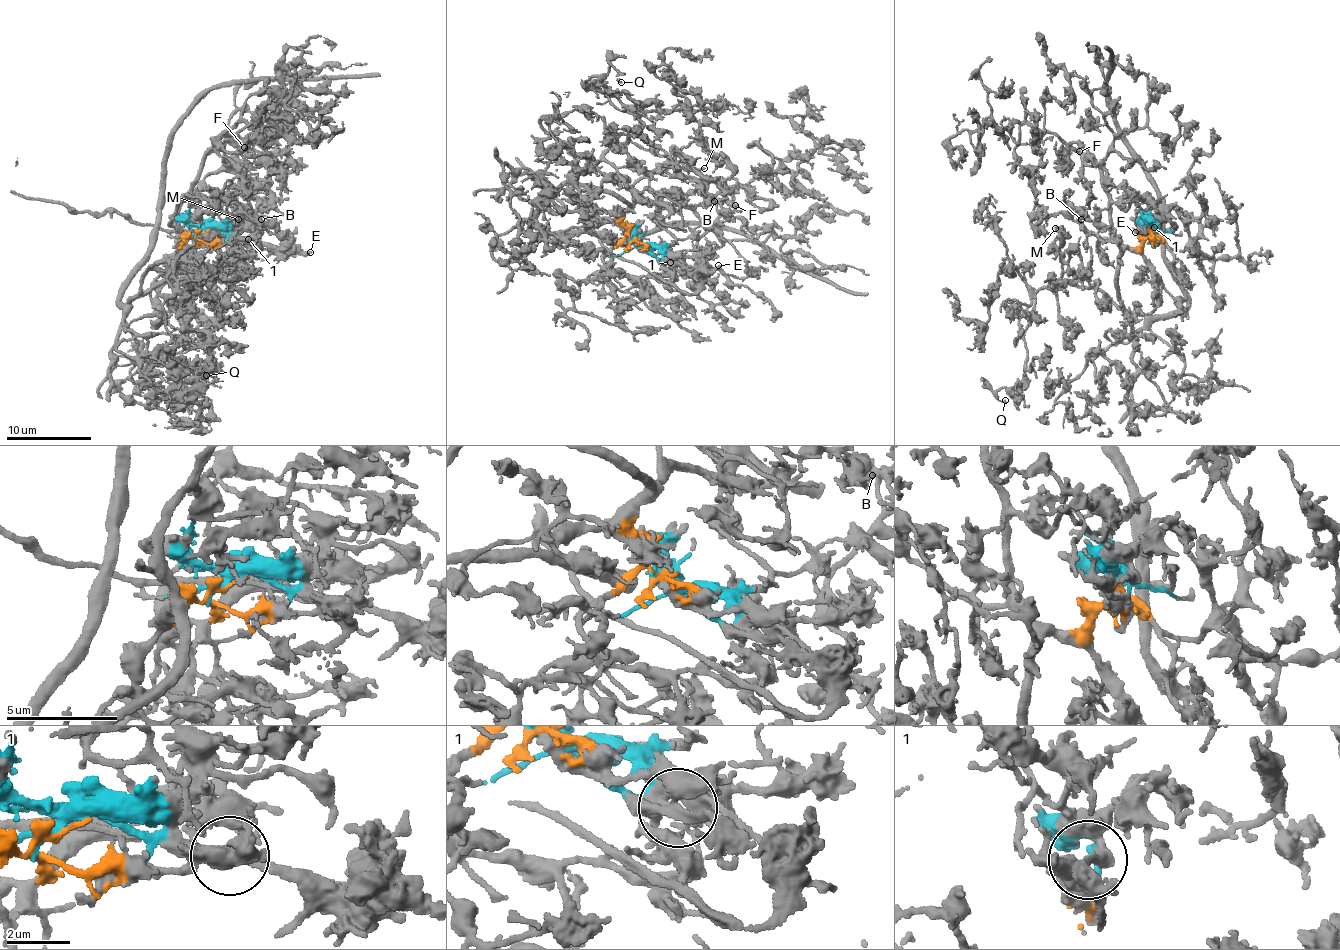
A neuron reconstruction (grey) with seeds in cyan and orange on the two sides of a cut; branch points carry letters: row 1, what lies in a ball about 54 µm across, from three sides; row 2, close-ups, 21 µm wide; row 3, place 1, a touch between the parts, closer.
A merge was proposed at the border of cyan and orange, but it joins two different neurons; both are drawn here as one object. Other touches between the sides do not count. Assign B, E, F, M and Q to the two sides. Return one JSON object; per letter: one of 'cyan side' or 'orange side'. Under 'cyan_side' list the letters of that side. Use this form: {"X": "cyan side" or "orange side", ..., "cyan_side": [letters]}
{"B": "orange side", "E": "cyan side", "F": "orange side", "M": "orange side", "Q": "orange side", "cyan_side": ["E"]}

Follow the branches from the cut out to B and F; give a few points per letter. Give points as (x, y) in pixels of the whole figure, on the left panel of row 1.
B: (201, 233), (179, 241), (182, 235), (170, 225), (180, 201), (197, 195), (230, 201), (262, 219)
F: (201, 233), (179, 241), (178, 200), (199, 175), (205, 158), (220, 138), (231, 137), (244, 148)

